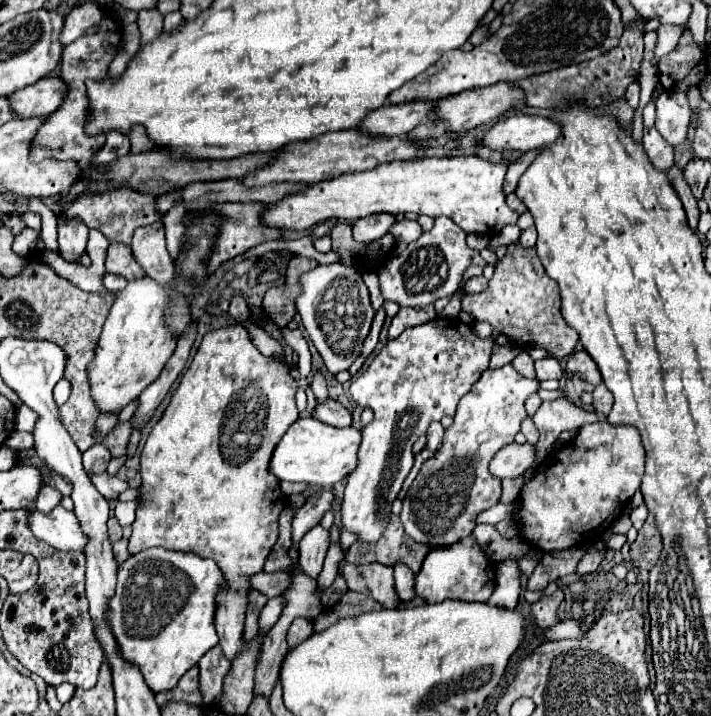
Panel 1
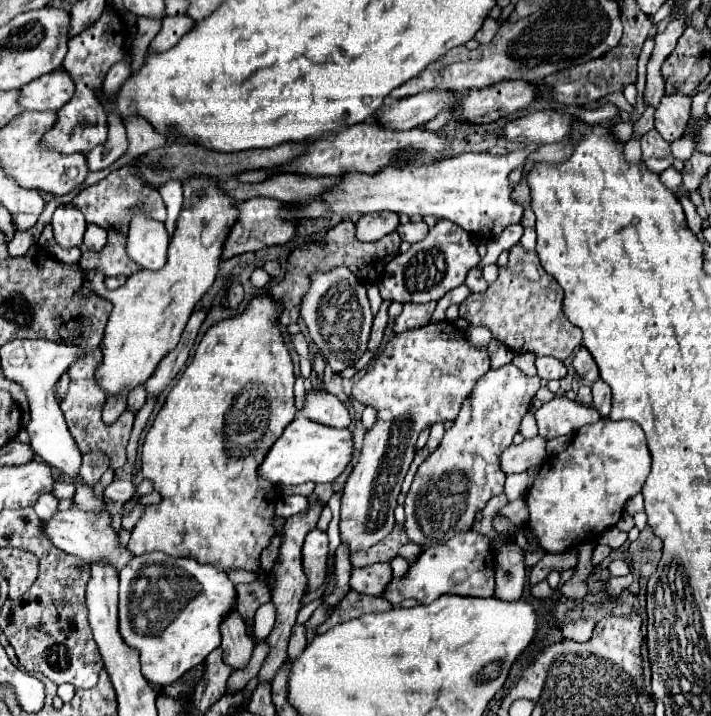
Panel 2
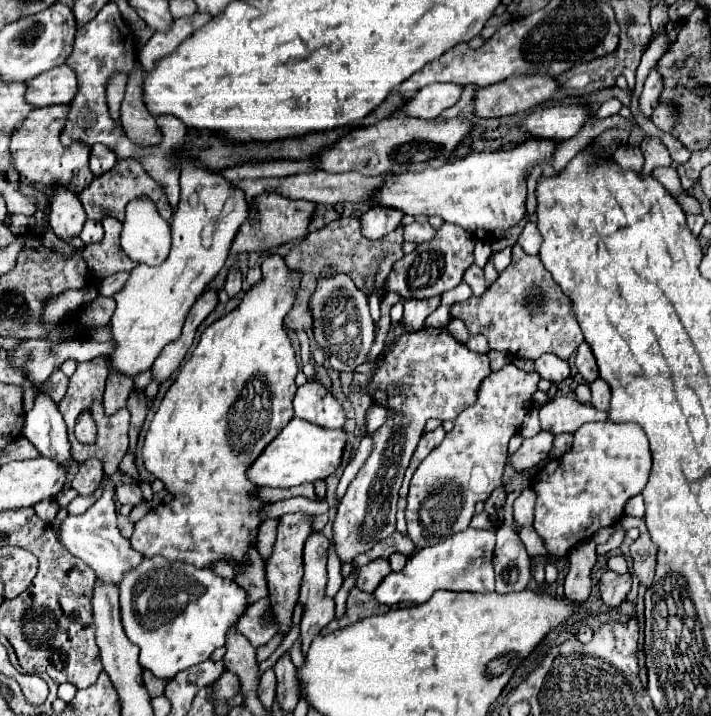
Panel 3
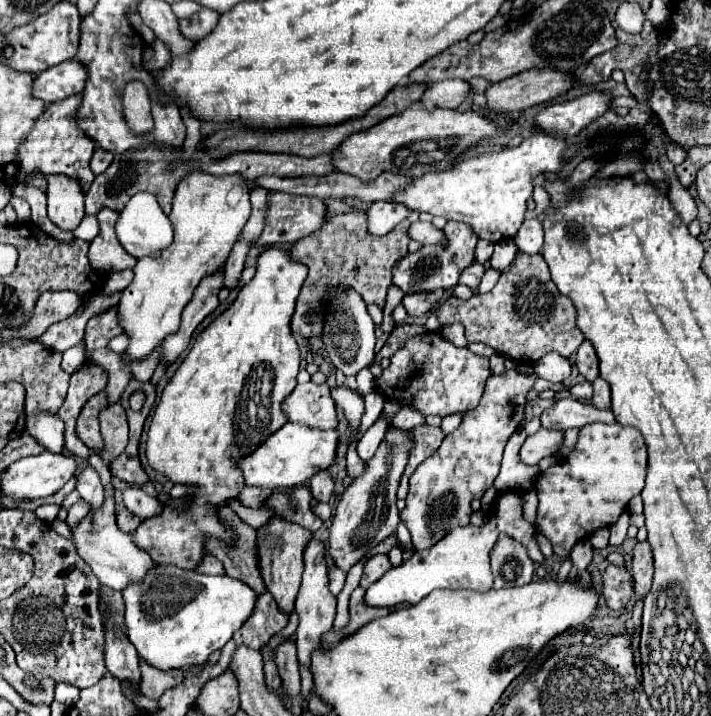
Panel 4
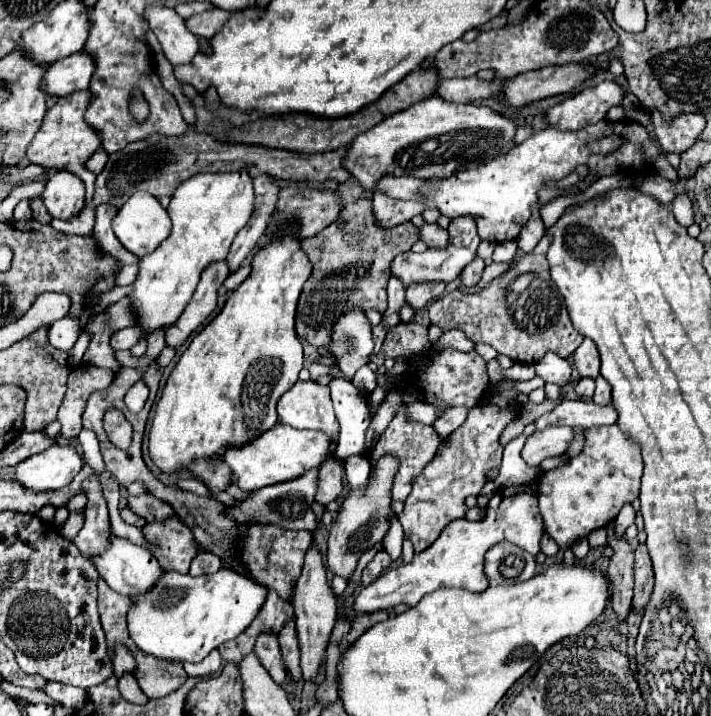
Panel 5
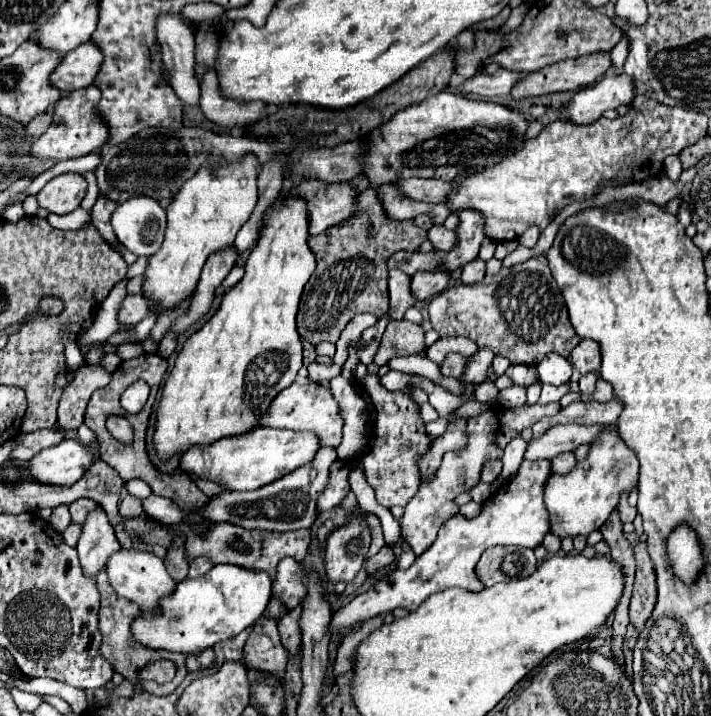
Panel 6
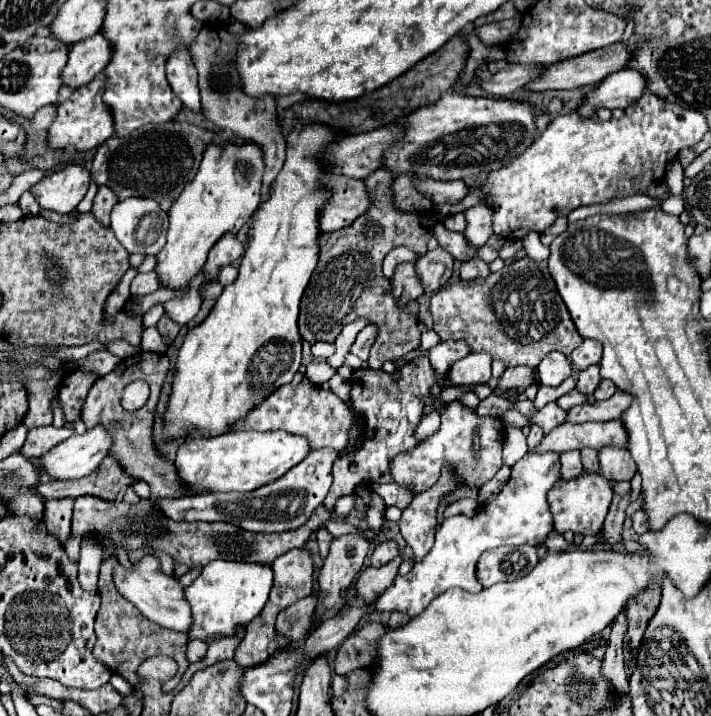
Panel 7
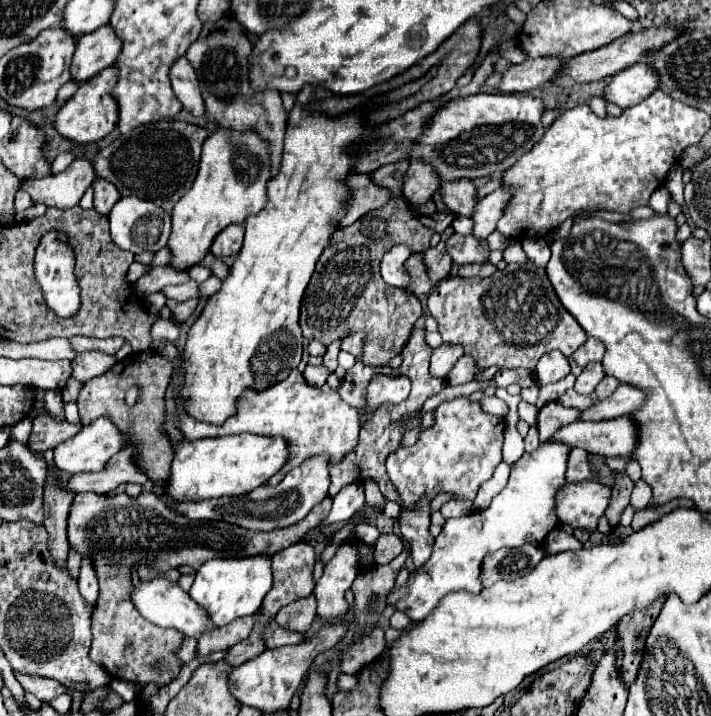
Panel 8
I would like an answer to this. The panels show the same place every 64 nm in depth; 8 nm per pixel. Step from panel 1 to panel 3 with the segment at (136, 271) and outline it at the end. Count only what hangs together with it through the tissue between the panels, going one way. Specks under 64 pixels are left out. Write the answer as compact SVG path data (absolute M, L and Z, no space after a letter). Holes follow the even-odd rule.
M108 216L108 218L102 218L102 226L104 226L104 238L100 242L88 244L88 248L84 250L84 260L88 260L88 268L98 278L112 276L120 270L130 272L136 264L130 262L126 254L122 254L120 222L114 216Z

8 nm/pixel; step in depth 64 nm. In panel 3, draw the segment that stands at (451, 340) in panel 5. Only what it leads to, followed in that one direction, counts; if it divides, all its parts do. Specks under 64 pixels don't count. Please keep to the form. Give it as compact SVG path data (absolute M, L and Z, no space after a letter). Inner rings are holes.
M452 320L452 322L446 326L446 330L450 330L452 338L456 338L456 340L462 342L462 344L466 344L466 340L468 340L468 330L466 330L466 326L464 326L462 320Z

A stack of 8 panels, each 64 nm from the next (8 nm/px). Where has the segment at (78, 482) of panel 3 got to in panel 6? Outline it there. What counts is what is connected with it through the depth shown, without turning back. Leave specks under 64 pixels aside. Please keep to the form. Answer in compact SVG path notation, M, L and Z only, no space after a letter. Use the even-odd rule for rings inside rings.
M102 510L92 512L82 528L82 536L76 546L82 570L86 570L86 574L90 576L96 576L104 568L108 558L116 554L120 548L122 546L106 514Z

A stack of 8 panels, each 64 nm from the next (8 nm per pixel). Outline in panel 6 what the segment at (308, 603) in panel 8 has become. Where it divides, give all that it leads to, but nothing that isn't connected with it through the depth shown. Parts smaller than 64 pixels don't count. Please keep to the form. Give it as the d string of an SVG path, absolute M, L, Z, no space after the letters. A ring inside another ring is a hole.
M298 604L296 608L288 610L280 620L278 620L278 632L280 632L280 638L282 638L282 644L284 648L290 652L290 654L296 654L298 652L298 646L302 642L302 632L300 632L300 626L298 626L298 620L302 616L302 604Z

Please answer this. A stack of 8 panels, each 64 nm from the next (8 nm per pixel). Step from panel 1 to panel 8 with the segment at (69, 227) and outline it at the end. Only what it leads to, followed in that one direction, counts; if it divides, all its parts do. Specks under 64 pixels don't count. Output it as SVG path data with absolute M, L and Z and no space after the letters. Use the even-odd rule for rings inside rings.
M76 158L64 172L40 180L26 180L22 182L22 188L32 196L34 202L66 210L80 202L82 194L94 182L94 178L96 174L92 162Z

